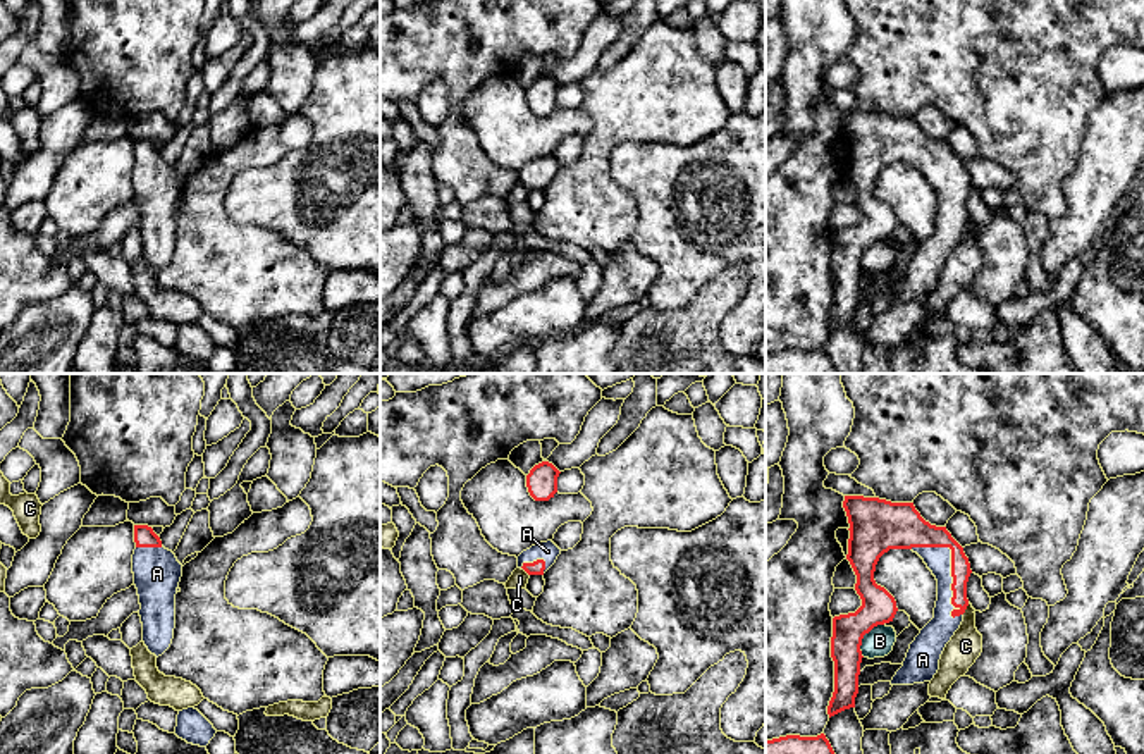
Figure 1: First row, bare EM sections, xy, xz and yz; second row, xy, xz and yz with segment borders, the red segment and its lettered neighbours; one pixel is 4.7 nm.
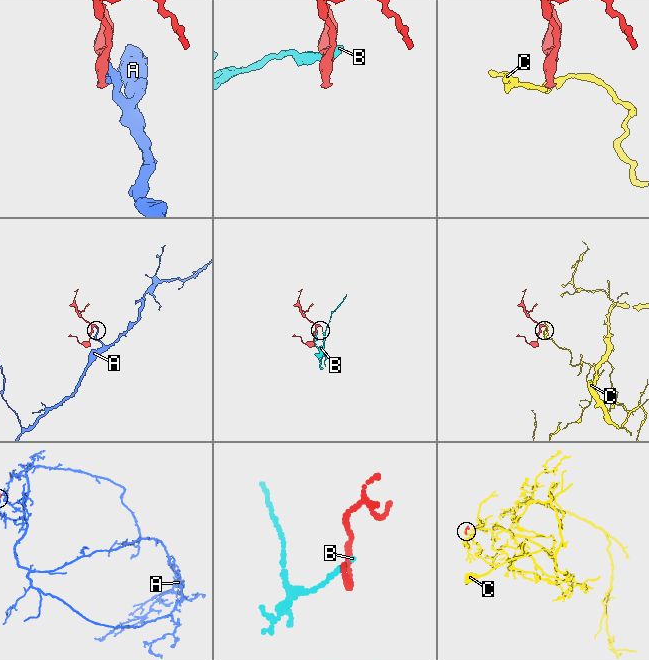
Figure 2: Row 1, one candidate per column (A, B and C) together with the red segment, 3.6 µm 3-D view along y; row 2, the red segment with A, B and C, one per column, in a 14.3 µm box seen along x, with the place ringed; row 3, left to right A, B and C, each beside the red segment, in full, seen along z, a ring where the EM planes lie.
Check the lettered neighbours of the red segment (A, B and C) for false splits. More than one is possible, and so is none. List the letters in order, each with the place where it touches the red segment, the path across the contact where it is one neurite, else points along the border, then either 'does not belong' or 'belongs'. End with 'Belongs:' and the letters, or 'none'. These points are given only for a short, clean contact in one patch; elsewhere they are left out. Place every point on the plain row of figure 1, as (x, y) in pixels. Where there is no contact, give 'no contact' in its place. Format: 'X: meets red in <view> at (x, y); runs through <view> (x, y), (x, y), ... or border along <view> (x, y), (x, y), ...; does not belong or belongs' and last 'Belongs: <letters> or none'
A: meets red in yz at (952, 183); runs through yz (914, 145), (948, 162), (952, 183), (943, 174), (938, 174); belongs
B: meets red in yz at (862, 252); border along yz (883, 238), (878, 238), (864, 250), (862, 271); does not belong
C: meets red in yz at (965, 222); border along yz (969, 217), (962, 228); does not belong
Belongs: A

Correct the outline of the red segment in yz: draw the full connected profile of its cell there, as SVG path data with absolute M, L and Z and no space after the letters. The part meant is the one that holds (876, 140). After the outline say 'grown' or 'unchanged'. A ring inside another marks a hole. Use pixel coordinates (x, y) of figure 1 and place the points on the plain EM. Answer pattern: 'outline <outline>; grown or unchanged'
outline M845 110L843 122L850 138L848 169L862 220L855 227L833 232L831 272L834 306L829 332L855 322L862 277L862 253L874 241L893 236L895 212L874 195L879 172L889 164L912 164L938 195L934 232L910 258L903 281L891 300L931 296L939 274L963 236L969 220L967 196L972 188L963 162L946 141L926 136L913 117L891 117L879 112Z; grown

